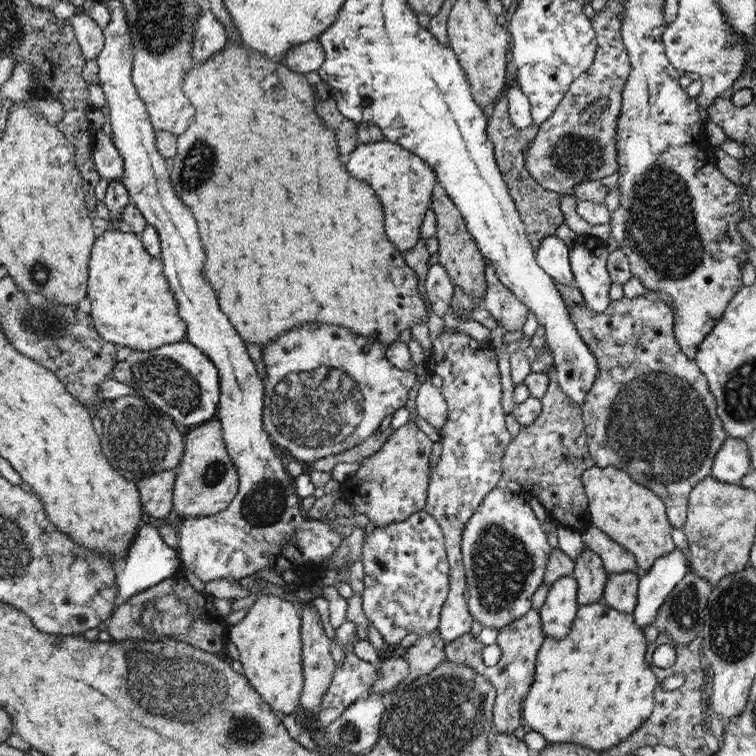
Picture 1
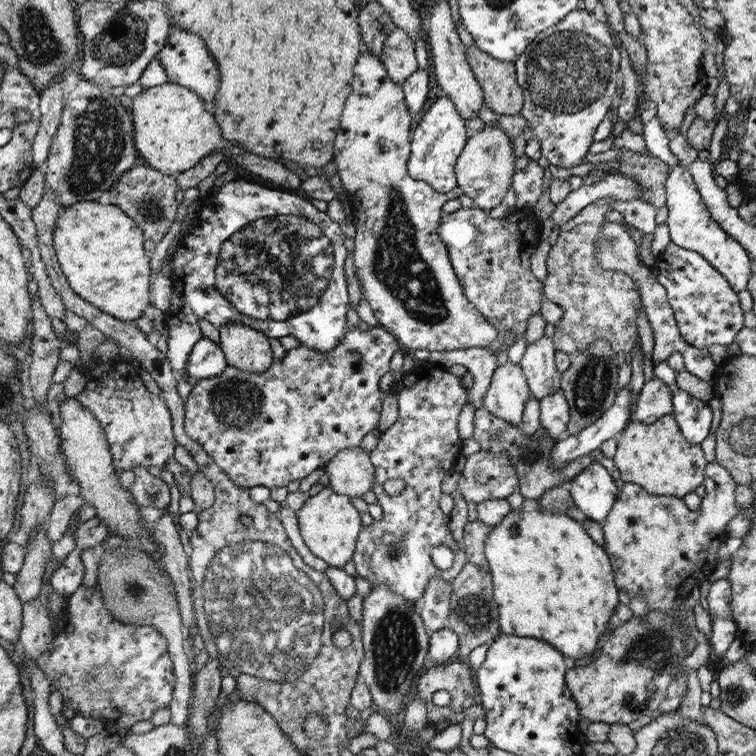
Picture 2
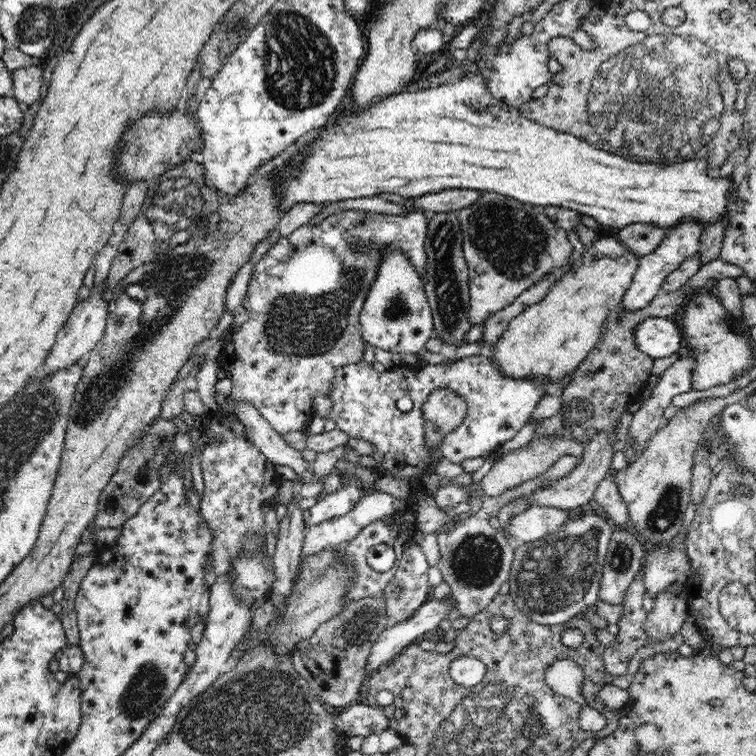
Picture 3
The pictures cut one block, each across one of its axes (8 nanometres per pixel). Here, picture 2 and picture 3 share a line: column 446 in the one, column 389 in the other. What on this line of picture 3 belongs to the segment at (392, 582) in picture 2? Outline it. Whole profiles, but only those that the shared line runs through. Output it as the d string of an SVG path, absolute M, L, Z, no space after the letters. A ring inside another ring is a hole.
M489 354L468 356L440 364L426 363L417 369L399 365L389 368L388 371L378 372L364 360L336 369L330 392L326 397L329 407L326 409L325 419L335 420L336 428L346 432L348 438L371 442L375 446L375 453L368 455L374 459L374 471L408 480L419 490L413 493L410 499L404 500L404 510L370 522L353 540L342 544L341 560L345 560L347 566L351 566L357 573L349 585L351 588L344 598L345 603L383 592L393 578L397 564L403 560L403 553L412 545L413 538L408 530L417 524L415 502L417 495L426 494L419 483L421 478L430 470L436 473L435 465L441 458L446 458L454 464L462 464L465 460L487 457L498 450L501 444L512 440L532 418L534 408L548 394L548 386L566 386L571 374L573 372L557 381L546 381L544 375L541 379L512 379L500 373ZM440 387L448 387L456 391L456 395L464 397L468 410L462 424L448 432L438 448L429 448L424 440L423 402L432 391ZM402 396L408 396L412 400L411 410L403 412L396 407L396 401ZM379 544L390 546L396 553L395 567L385 574L372 570L366 560L368 551Z

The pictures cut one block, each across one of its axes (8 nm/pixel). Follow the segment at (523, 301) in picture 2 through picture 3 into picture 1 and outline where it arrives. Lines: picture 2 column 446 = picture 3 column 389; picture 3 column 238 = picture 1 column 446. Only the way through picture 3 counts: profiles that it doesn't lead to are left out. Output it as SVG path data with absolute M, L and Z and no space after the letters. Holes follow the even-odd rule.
M444 328L434 342L433 353L429 364L432 374L442 378L441 393L446 399L449 417L441 429L440 444L442 454L438 465L431 472L425 509L437 520L444 535L444 548L449 563L449 591L447 599L440 612L437 629L440 631L445 644L470 631L473 620L468 610L468 588L462 563L462 533L470 517L476 512L484 497L497 486L503 484L502 459L504 451L511 441L510 433L506 429L505 414L502 409L502 382L498 371L498 361L494 349L487 342L472 340L465 332L458 329Z

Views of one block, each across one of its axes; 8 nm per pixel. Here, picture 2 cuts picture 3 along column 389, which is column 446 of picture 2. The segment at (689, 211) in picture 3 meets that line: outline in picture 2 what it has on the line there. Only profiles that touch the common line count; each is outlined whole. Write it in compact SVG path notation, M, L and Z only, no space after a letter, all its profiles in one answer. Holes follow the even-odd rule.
M439 97L430 110L424 114L416 130L411 132L411 155L407 162L408 174L416 180L429 184L441 194L458 188L455 166L467 142L463 119L455 110L450 98Z

